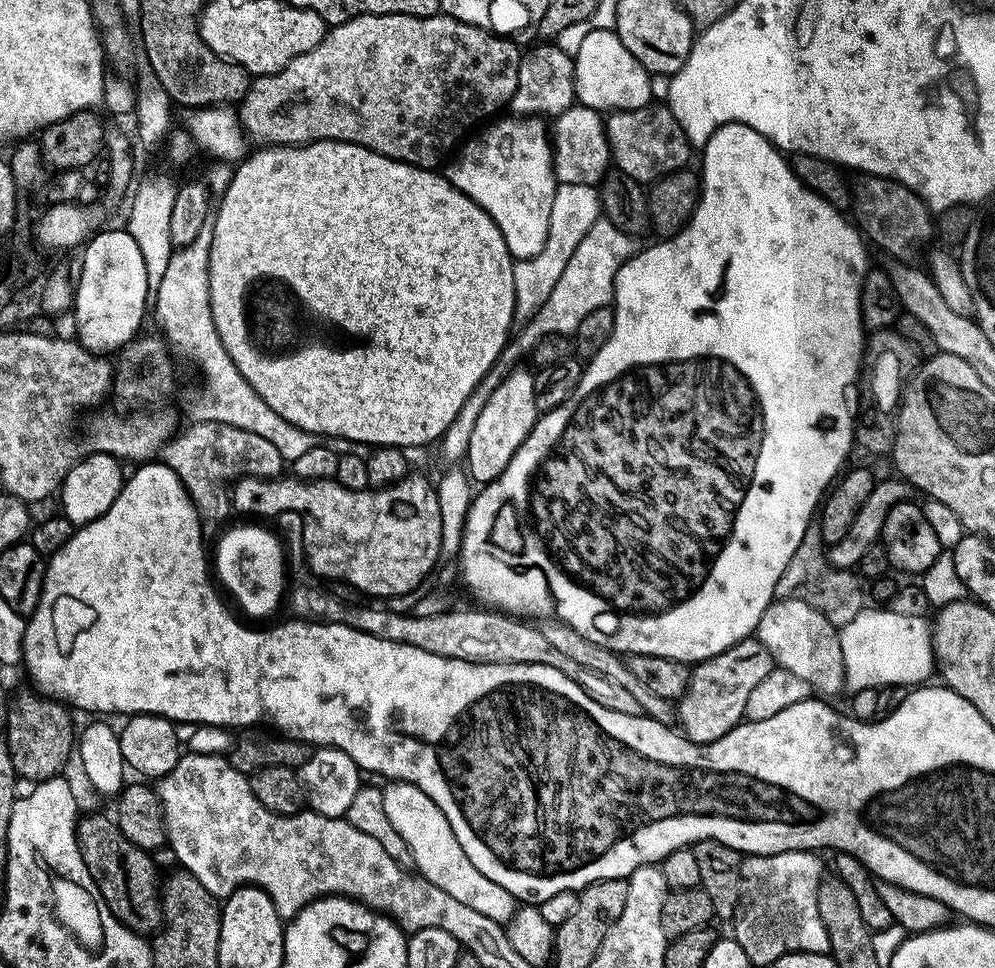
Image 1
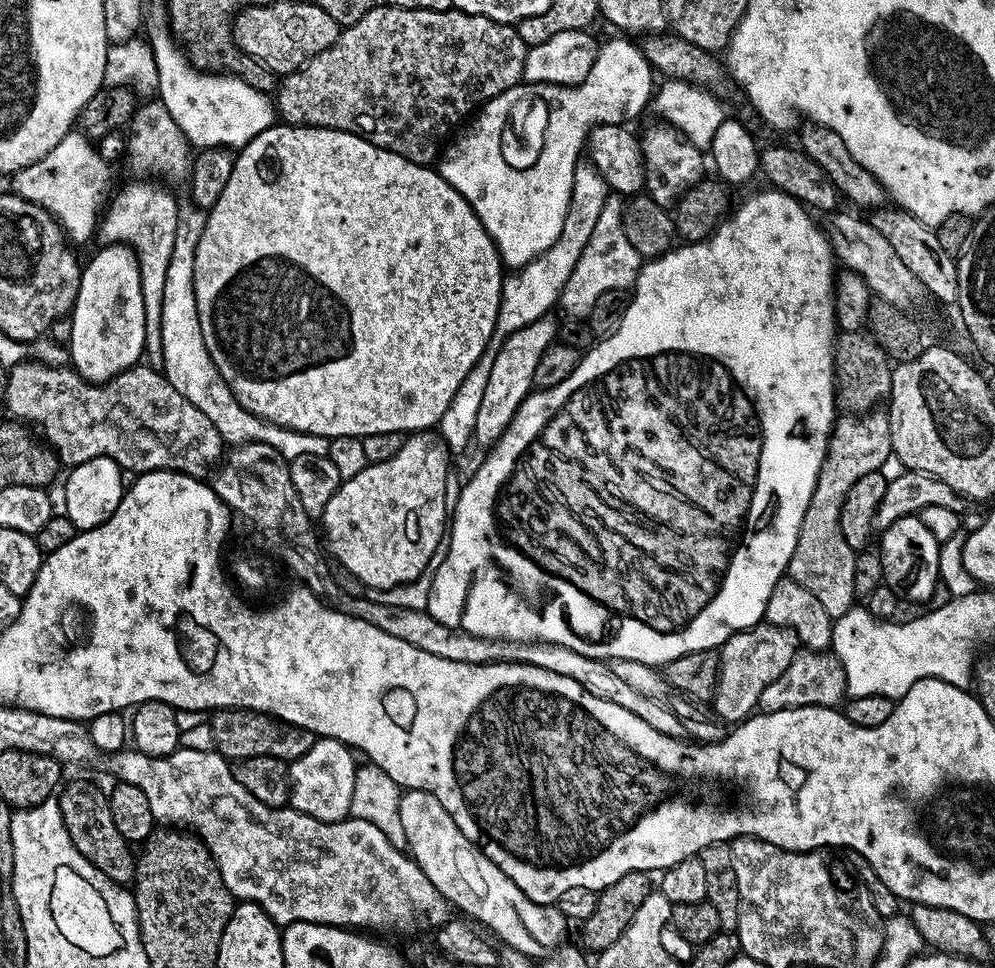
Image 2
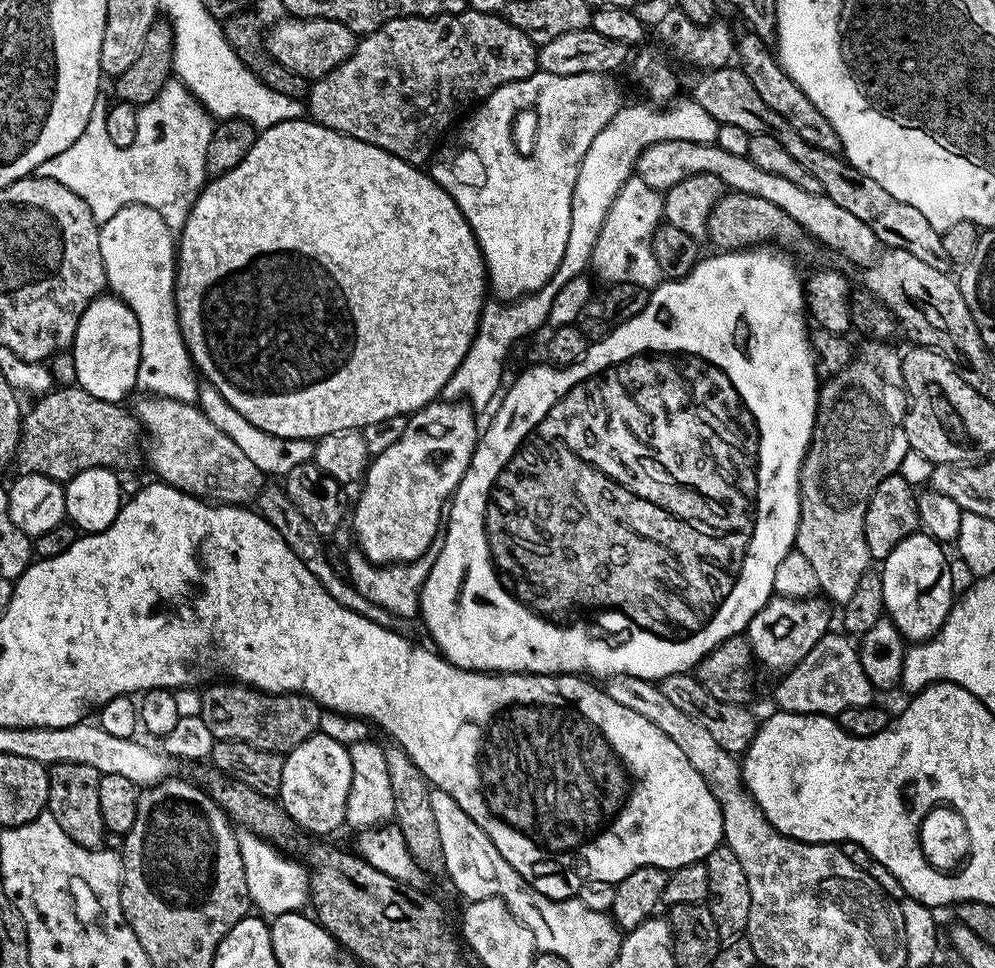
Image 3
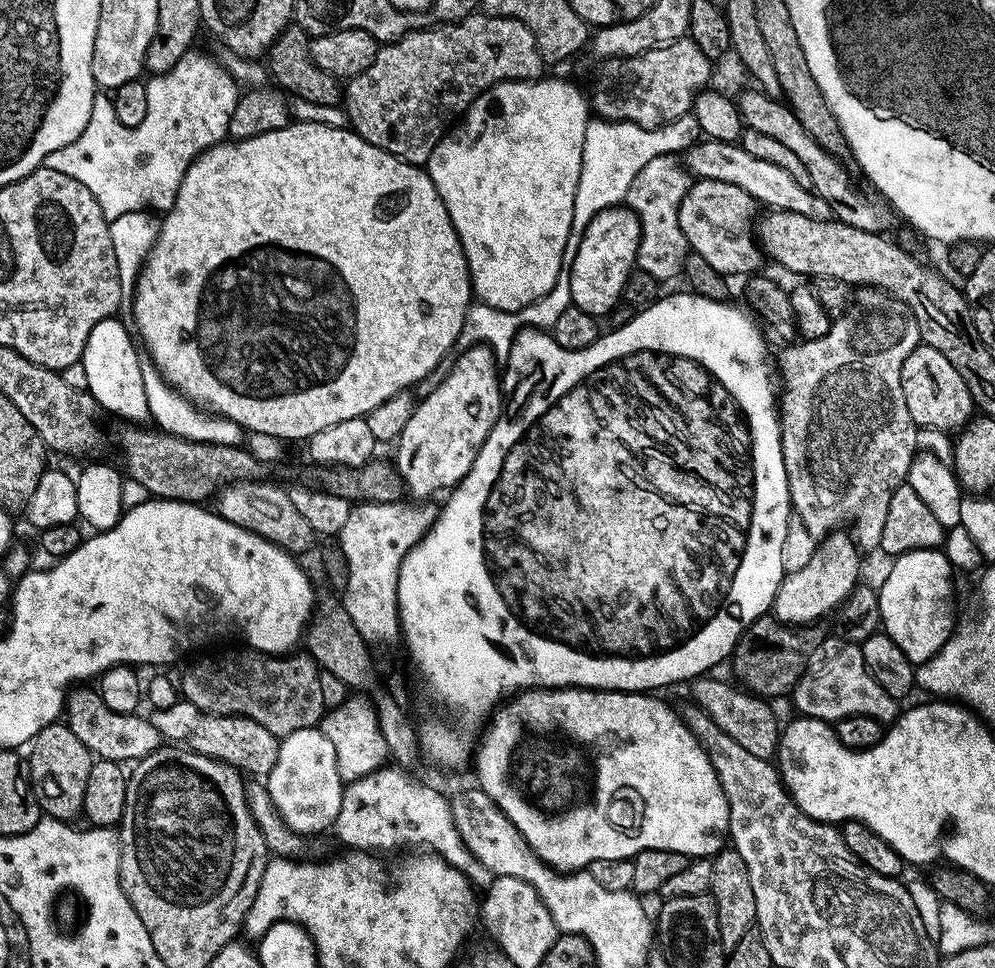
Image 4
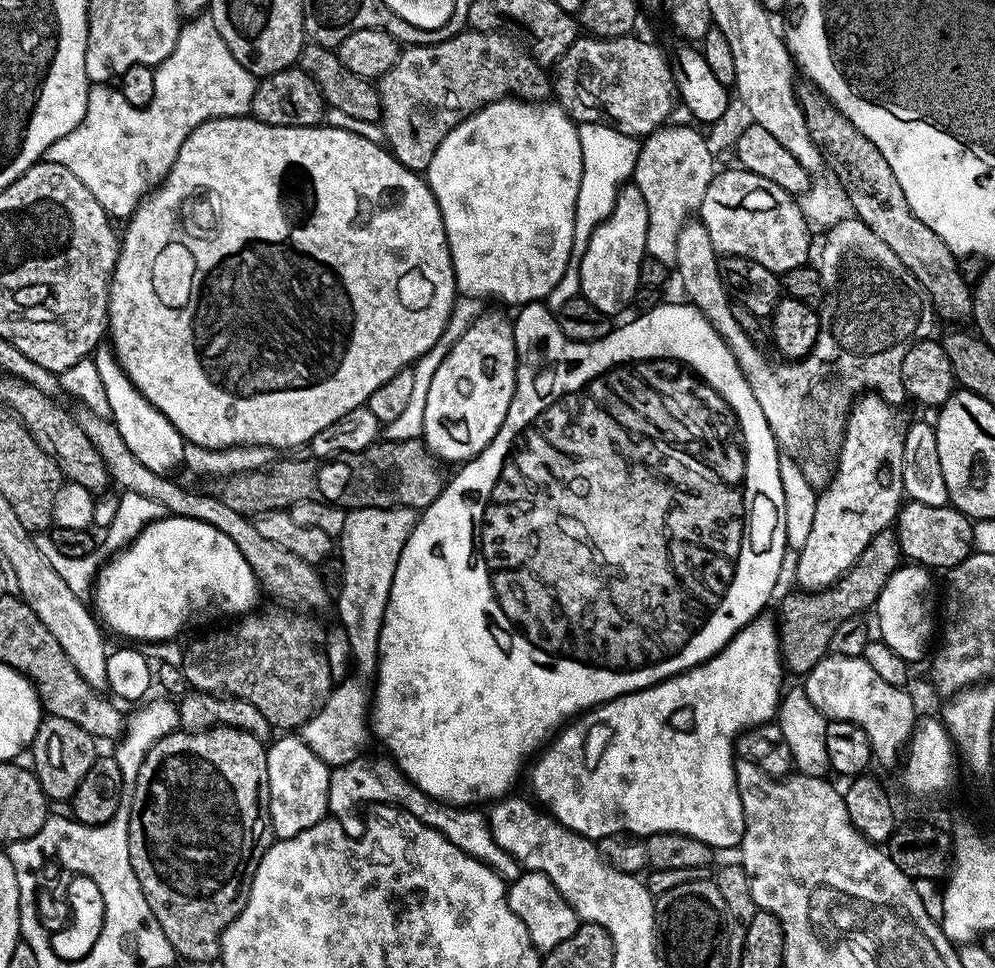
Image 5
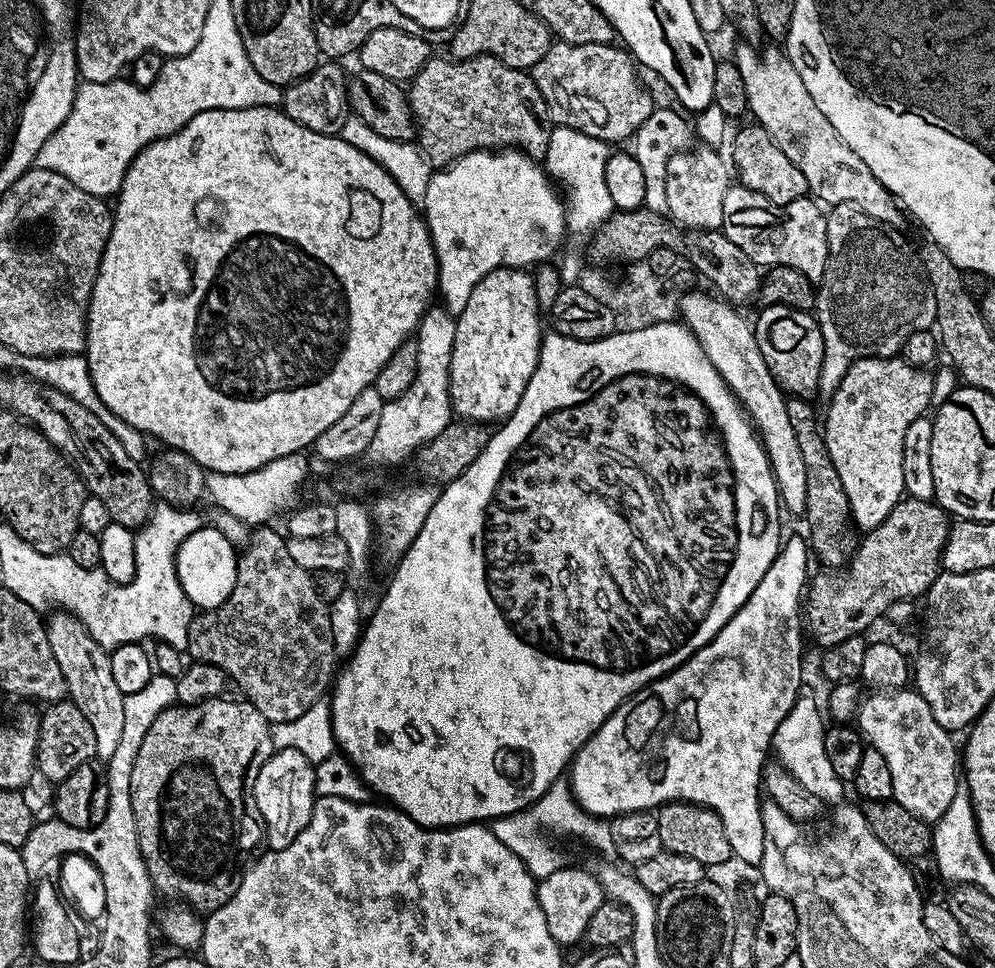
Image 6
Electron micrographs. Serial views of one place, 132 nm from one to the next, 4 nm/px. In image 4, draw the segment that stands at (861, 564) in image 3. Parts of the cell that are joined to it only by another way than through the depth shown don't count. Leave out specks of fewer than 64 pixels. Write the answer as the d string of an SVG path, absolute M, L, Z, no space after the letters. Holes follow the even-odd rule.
M860 286L854 292L854 307L851 309L850 318L837 319L822 338L804 340L799 342L800 344L796 343L792 342L781 347L784 349L780 352L780 364L778 360L779 375L780 372L784 375L784 392L782 388L782 399L778 404L780 441L782 442L782 458L786 466L788 493L792 499L793 513L802 518L806 530L810 530L810 534L817 538L831 536L837 530L849 528L851 535L861 549L879 549L882 526L886 526L886 510L890 510L890 498L894 494L894 490L898 490L898 486L907 481L912 460L918 451L918 445L916 445L918 426L910 418L910 410L906 406L906 398L902 394L902 362L906 362L908 355L922 343L918 322L906 306L906 302L896 299L895 296L889 296L881 289Z

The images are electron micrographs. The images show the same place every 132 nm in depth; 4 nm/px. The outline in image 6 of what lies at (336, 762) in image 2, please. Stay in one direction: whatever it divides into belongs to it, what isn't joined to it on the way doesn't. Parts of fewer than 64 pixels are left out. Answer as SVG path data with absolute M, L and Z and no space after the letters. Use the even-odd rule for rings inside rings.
M282 748L273 751L272 757L258 770L258 778L254 782L254 802L264 821L264 834L269 849L285 848L302 834L302 830L310 822L312 808L316 804L316 787L314 778L316 769L298 750Z

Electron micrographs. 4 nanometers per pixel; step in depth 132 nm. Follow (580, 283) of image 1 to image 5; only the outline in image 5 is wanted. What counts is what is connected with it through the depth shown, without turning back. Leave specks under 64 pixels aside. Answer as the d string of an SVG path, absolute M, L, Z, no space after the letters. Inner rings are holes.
M674 123L657 128L649 136L643 137L636 163L634 183L638 186L638 190L642 190L642 198L646 198L646 210L650 214L650 226L646 230L647 255L658 258L658 262L669 266L676 263L678 234L682 226L687 224L693 213L699 209L702 198L706 194L706 186L710 186L714 175L712 152L708 149L708 144L699 130L701 131L696 126Z

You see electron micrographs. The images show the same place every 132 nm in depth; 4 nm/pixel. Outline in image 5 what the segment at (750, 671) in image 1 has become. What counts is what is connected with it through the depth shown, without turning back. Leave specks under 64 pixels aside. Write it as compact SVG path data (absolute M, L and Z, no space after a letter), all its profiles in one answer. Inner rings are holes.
M865 394L852 405L848 413L846 430L842 438L842 450L836 463L832 481L817 495L814 506L814 523L806 546L798 550L796 580L806 592L820 592L840 581L841 576L858 562L866 546L877 534L885 531L895 521L904 496L902 482L902 458L904 457L904 433L902 424L896 421L897 409L882 397Z

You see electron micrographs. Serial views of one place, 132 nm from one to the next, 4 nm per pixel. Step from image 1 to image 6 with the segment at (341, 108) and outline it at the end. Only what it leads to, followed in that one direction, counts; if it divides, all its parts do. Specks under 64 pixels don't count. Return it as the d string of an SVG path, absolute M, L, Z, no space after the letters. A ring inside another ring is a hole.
M493 56L447 59L428 60L418 70L407 89L408 107L414 121L414 136L429 165L436 170L446 168L458 158L481 150L519 150L537 162L543 161L553 125L548 124L548 107L531 75L523 68L506 66L506 62Z

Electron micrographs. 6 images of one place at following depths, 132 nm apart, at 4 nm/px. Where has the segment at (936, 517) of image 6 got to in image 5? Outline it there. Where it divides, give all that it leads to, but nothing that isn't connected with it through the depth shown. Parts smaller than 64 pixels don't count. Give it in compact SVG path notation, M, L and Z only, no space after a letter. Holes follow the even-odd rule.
M892 530L880 532L868 543L866 550L858 558L851 570L841 576L840 581L820 592L796 590L780 604L778 615L778 631L780 634L780 658L789 673L807 674L811 668L829 655L830 638L834 638L834 630L838 630L846 618L858 616L875 605L882 586L901 567L902 553L900 543L896 541L896 533Z

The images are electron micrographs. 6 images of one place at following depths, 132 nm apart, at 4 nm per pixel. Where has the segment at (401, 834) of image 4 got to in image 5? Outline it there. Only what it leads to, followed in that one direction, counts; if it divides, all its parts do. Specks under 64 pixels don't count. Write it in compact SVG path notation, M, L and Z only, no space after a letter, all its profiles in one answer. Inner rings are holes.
M372 755L359 756L354 758L354 762L346 762L346 766L331 769L328 811L339 820L340 825L348 831L349 836L359 837L362 831L361 817L358 818L352 813L359 804L364 804L363 806L390 804L404 809L426 826L438 830L466 854L478 858L483 864L489 864L505 882L511 882L520 877L522 871L520 864L509 852L498 846L492 828L488 824L488 817L483 811L480 813L480 810L472 806L444 804L441 800L430 798L422 790L418 790L418 786L414 786L414 782L407 780L391 759L385 758L383 755L381 755L382 757Z

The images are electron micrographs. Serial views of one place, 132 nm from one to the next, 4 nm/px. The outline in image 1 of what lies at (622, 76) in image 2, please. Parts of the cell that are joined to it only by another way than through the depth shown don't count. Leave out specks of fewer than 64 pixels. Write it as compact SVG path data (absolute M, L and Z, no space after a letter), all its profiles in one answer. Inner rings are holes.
M611 27L593 30L592 61L584 60L581 64L579 61L574 68L574 88L578 96L580 92L579 103L604 114L649 107L652 84L648 80L651 80L650 74L636 61L634 54L626 50L626 46ZM520 115L524 116L512 116L509 120L493 119L491 123L484 126L489 128L481 127L479 131L472 134L477 136L469 135L459 145L455 153L456 161L449 166L448 172L446 171L447 180L460 192L466 193L495 222L508 251L516 258L533 256L542 250L548 237L550 206L553 198L556 197L558 183L554 171L554 144L550 139L549 125L547 128L542 121L535 120L532 117L535 115Z

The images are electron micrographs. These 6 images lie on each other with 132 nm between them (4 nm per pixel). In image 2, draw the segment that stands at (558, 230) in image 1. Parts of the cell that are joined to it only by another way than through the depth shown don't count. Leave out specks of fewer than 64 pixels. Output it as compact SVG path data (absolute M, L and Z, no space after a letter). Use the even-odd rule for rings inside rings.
M588 166L585 172L584 169L577 171L566 210L566 222L562 222L562 234L554 242L554 246L550 246L548 252L543 252L536 260L532 260L512 274L512 277L509 275L505 279L500 290L500 313L496 319L496 328L478 362L462 382L462 392L458 392L462 394L462 402L482 400L482 388L486 388L486 382L490 382L490 366L494 366L494 358L498 358L498 350L502 350L502 342L506 342L508 335L515 328L522 328L534 322L539 316L549 315L555 304L557 307L574 266L578 266L578 258L582 258L582 250L586 250L586 242L590 242L590 233L598 223L598 214L602 214L604 200L609 195L609 186L595 167Z

